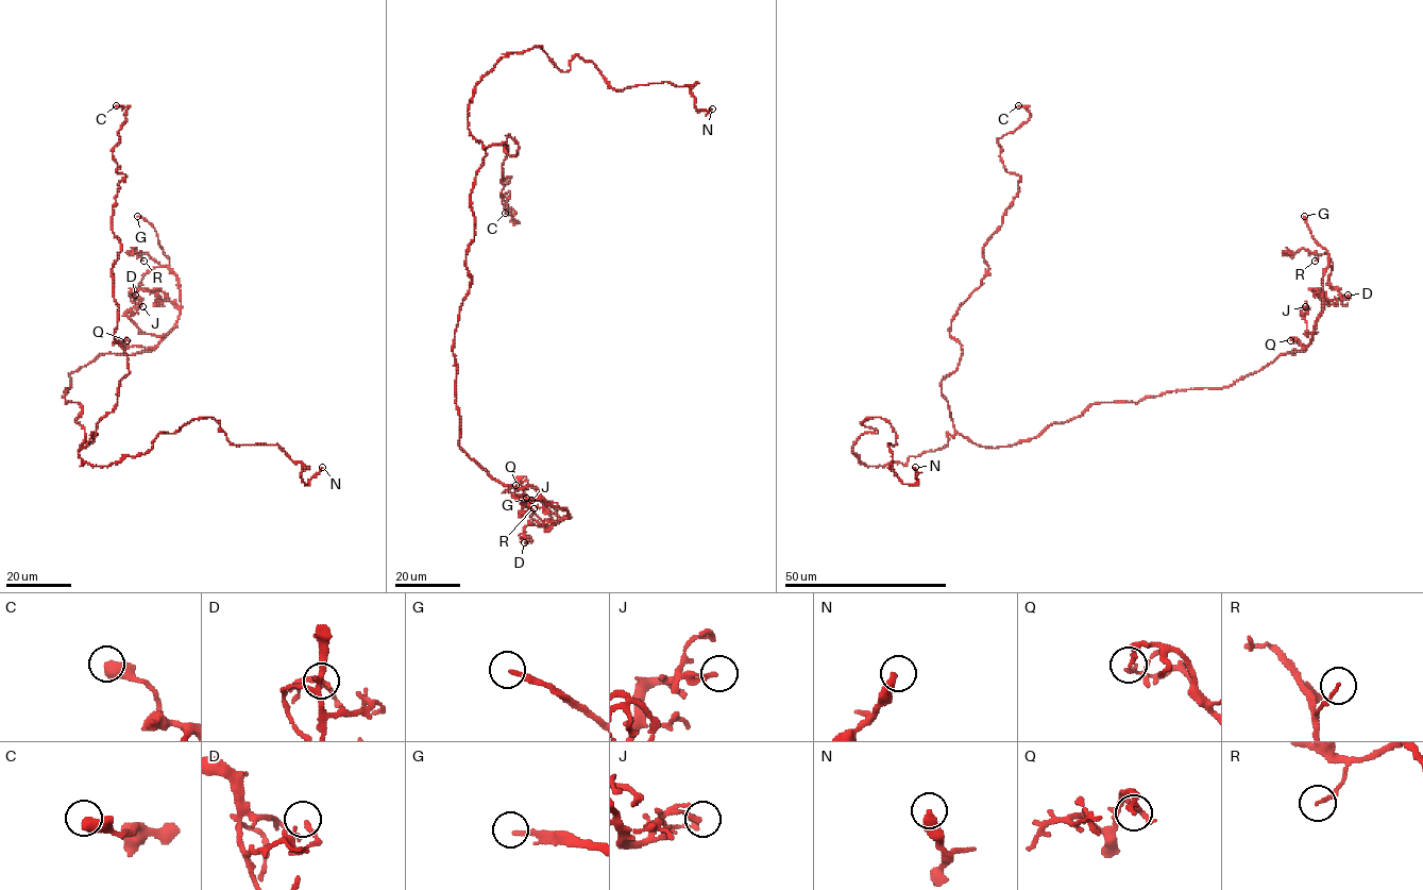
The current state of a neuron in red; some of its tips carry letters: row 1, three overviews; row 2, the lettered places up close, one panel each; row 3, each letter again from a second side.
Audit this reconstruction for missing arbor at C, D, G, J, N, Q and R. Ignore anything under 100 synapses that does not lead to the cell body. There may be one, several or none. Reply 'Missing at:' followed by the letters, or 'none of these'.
Missing at: G

